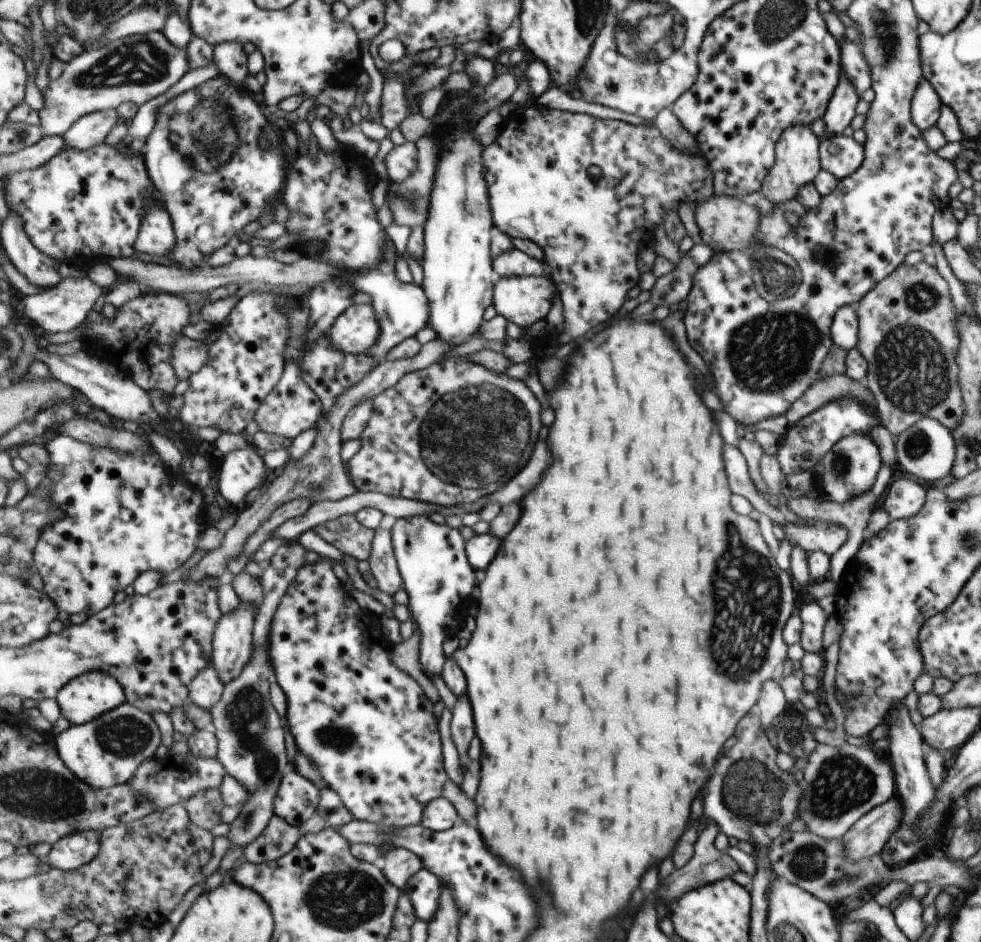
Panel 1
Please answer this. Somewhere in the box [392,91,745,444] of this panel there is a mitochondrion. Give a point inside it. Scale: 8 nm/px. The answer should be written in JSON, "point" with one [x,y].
{"point":[412,202]}

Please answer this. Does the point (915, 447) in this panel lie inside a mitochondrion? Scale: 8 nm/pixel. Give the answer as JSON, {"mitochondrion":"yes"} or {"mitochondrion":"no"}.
{"mitochondrion":"yes"}

